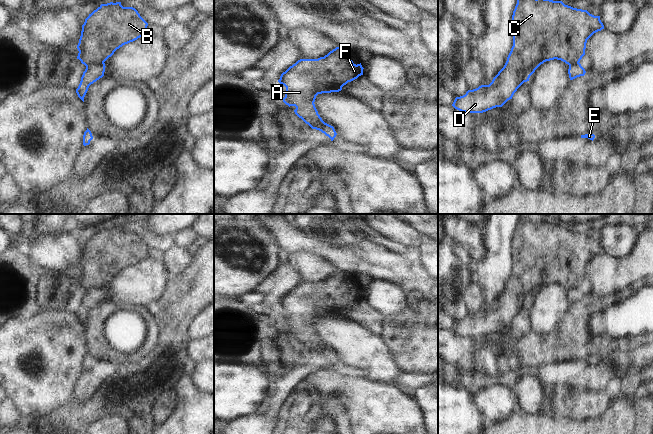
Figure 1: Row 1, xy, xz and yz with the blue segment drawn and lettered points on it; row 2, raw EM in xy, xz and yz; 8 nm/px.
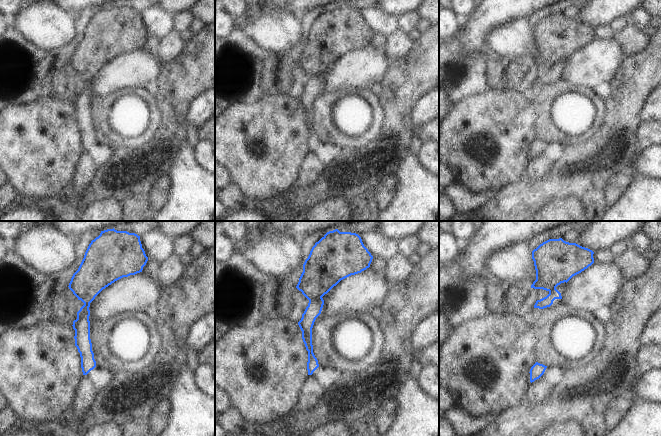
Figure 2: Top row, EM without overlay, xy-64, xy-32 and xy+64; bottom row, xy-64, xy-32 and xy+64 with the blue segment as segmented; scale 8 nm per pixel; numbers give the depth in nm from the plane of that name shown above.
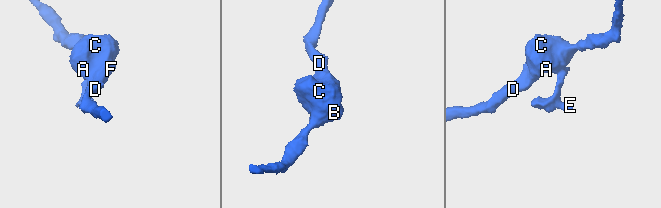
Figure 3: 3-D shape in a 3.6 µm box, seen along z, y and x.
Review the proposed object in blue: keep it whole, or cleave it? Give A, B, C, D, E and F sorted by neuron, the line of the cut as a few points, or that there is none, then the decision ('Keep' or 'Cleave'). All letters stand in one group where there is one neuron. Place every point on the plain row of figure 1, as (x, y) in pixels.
Groups: A B C D F / E. Split along xy (103, 286), (90, 288), (86, 291). Cleave

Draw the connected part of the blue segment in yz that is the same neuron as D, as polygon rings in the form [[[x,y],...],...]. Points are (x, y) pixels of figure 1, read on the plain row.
[[[521,219],[513,235],[512,253],[513,270],[504,291],[489,309],[481,309],[456,321],[452,328],[455,333],[465,337],[483,337],[502,331],[544,286],[554,283],[568,289],[580,286],[585,279],[587,264],[604,253],[604,249],[600,240],[594,240],[587,234],[573,232],[562,225]]]

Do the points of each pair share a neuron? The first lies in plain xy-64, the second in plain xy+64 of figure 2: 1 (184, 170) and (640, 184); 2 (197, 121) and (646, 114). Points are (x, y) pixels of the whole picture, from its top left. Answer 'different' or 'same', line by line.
1: same
2: same

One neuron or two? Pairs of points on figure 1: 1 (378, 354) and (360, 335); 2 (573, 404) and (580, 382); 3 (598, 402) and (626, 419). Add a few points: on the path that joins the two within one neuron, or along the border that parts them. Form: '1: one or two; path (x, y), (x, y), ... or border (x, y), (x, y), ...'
1: one; path (373, 349), (364, 340)
2: two; border (565, 383), (571, 387), (581, 389), (602, 389)
3: two; border (611, 400), (603, 413), (587, 418)

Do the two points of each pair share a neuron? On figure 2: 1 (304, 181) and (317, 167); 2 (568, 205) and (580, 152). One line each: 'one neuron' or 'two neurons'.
1: one neuron
2: two neurons

